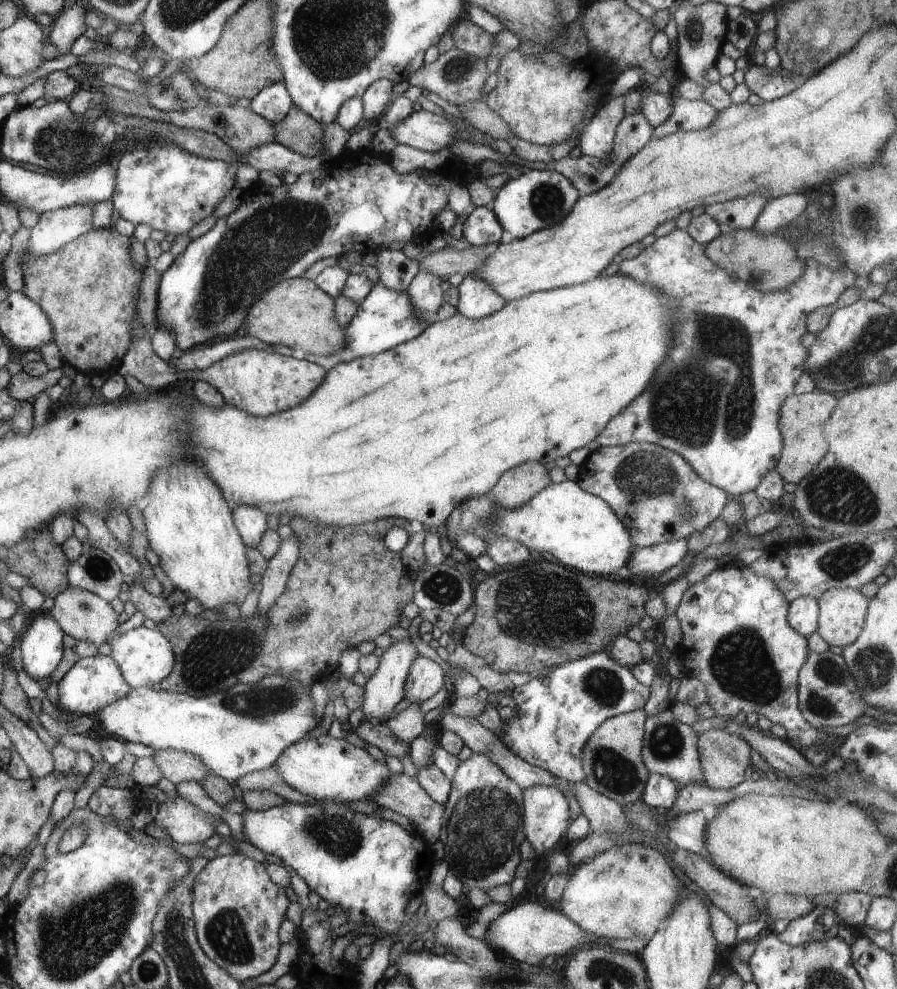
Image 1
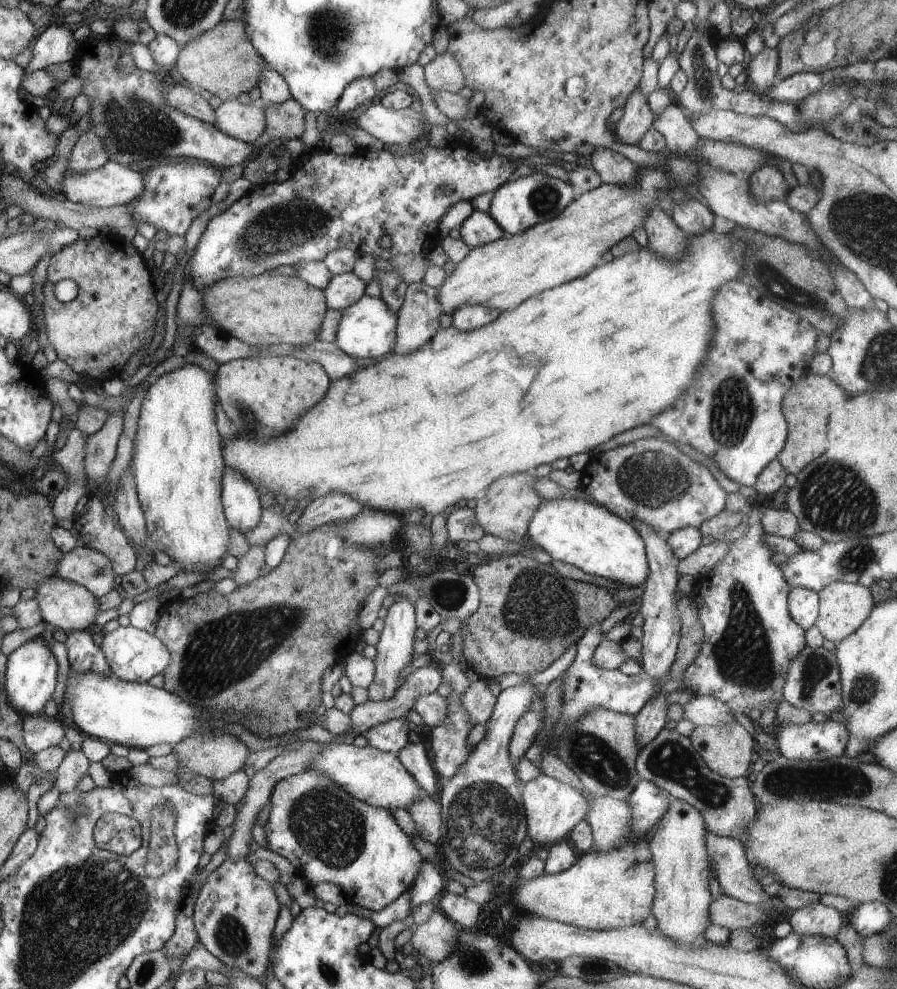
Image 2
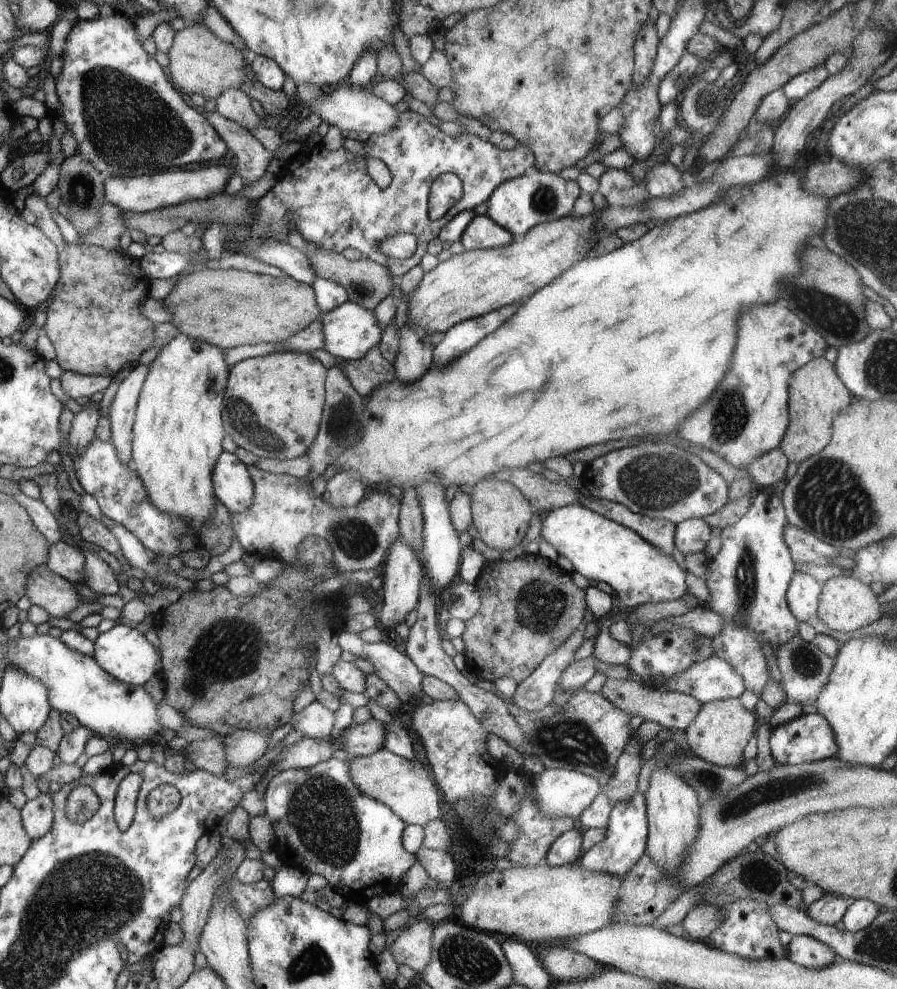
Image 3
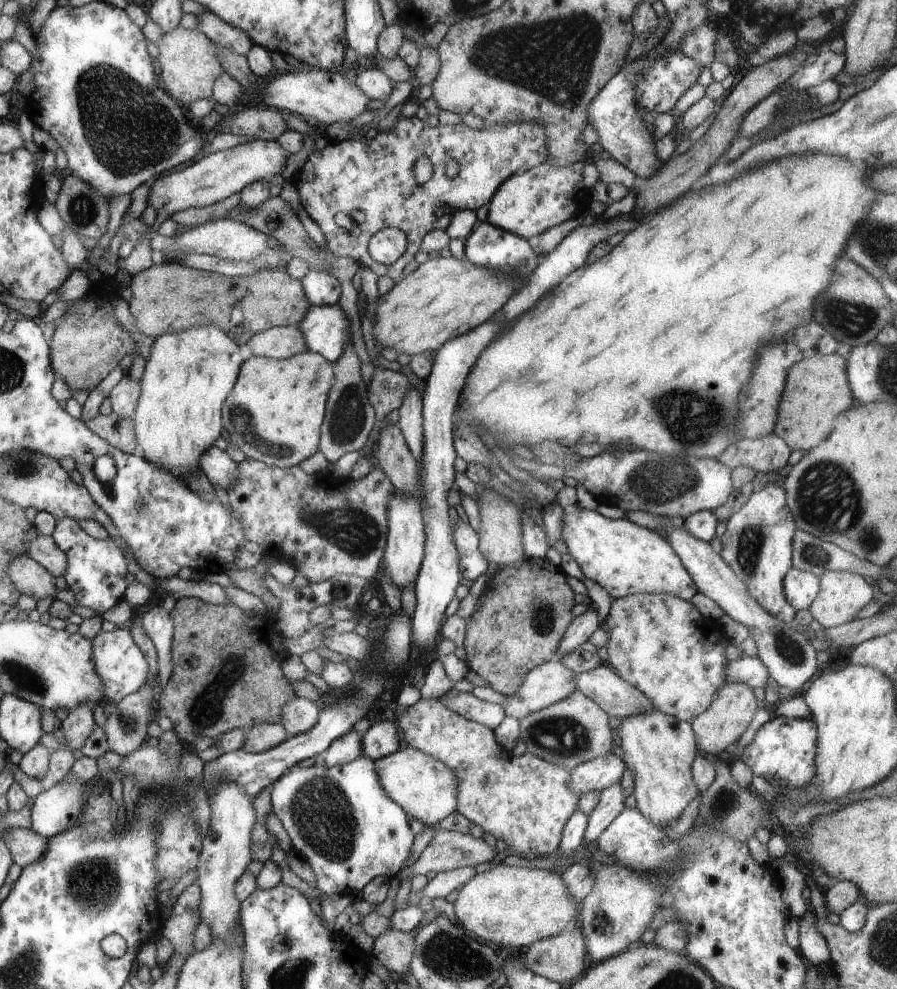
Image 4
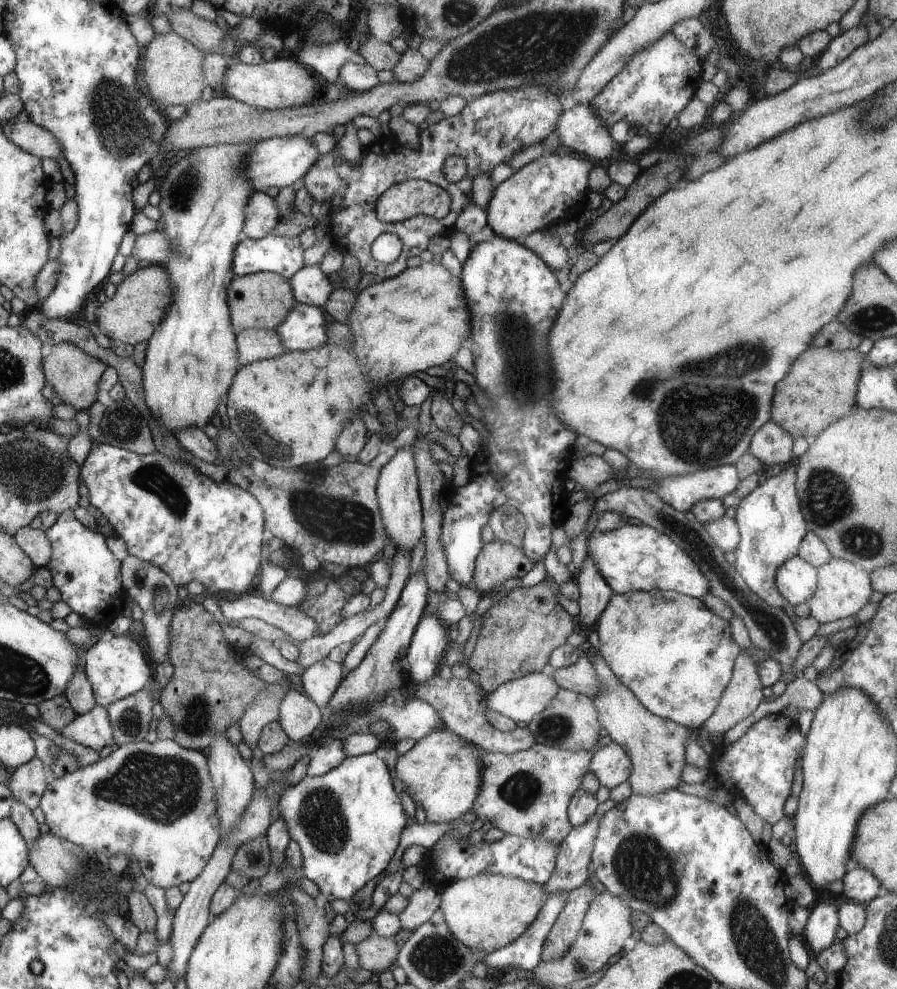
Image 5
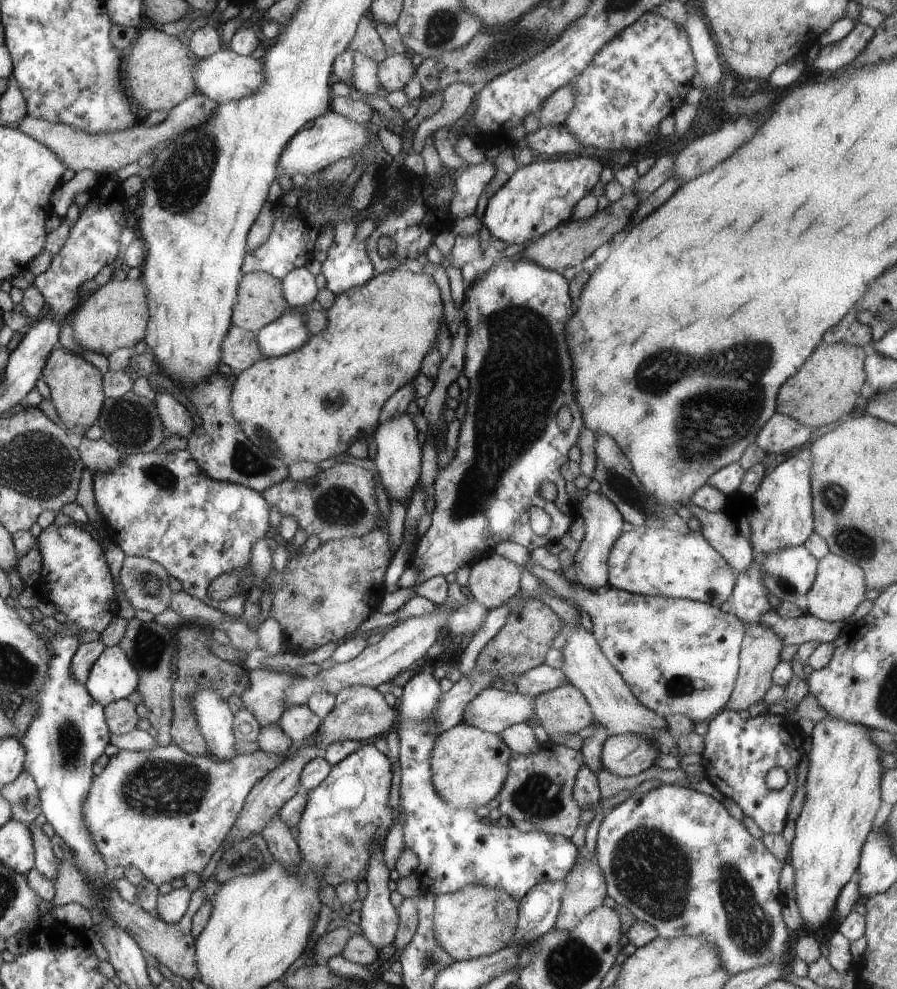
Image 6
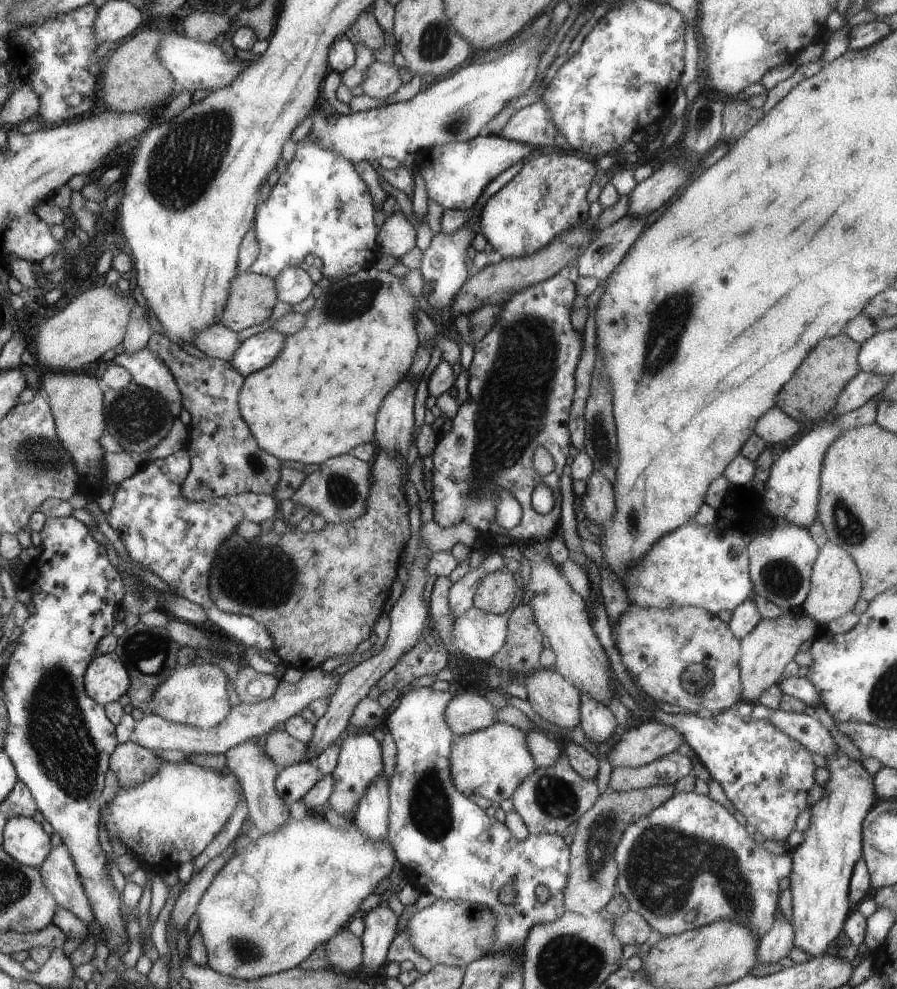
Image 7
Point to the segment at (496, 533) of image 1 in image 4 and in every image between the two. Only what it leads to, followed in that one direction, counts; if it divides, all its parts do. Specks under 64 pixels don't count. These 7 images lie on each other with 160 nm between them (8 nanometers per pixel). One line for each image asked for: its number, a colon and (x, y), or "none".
2: (587, 535)
3: (602, 550)
4: (625, 559)

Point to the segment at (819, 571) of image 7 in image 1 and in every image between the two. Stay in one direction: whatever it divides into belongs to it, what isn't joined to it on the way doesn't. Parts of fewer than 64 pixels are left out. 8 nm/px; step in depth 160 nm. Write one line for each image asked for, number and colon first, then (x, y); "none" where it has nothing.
1: (842, 612)
2: (843, 607)
3: (845, 604)
4: (842, 595)
5: (844, 589)
6: (839, 586)

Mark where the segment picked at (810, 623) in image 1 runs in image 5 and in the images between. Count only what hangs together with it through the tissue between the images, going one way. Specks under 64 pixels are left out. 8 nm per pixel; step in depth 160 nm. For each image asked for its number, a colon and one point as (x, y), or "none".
2: (803, 604)
3: (803, 593)
4: (800, 588)
5: (797, 581)

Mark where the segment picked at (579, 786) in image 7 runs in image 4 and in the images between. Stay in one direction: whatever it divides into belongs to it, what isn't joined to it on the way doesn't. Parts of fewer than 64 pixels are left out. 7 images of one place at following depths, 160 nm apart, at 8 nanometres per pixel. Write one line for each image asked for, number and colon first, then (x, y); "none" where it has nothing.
4: (525, 801)
5: (526, 794)
6: (537, 795)

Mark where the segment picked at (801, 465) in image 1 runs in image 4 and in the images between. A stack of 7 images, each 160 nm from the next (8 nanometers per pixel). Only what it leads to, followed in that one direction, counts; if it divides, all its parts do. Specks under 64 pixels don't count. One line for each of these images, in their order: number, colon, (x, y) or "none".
2: (806, 406)
3: (816, 394)
4: (816, 391)

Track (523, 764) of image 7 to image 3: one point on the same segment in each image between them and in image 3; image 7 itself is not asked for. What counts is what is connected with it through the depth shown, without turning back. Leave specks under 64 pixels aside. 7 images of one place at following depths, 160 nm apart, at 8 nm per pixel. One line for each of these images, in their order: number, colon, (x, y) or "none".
3: (405, 786)
4: (424, 787)
5: (443, 773)
6: (469, 765)

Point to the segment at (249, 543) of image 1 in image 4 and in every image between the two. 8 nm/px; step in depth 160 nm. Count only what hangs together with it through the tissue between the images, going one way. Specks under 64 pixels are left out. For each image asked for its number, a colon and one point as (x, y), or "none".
2: (242, 507)
3: (235, 489)
4: (220, 469)

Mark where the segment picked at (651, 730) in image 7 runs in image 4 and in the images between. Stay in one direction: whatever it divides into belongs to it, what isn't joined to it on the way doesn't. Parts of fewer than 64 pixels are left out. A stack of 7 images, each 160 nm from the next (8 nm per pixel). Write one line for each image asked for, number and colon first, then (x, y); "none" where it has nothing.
4: (608, 769)
5: (611, 765)
6: (624, 755)

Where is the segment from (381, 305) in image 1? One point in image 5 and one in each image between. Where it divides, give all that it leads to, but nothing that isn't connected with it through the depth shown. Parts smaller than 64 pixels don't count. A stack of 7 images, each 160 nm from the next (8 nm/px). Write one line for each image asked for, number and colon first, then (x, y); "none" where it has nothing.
2: (367, 329)
3: (351, 331)
4: (326, 329)
5: (304, 329)

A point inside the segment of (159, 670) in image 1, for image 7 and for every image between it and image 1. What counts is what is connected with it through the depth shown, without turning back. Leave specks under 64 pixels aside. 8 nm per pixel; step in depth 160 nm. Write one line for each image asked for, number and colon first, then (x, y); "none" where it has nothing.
2: (135, 655)
3: (124, 652)
4: (122, 664)
5: (116, 668)
6: (112, 677)
7: (106, 680)

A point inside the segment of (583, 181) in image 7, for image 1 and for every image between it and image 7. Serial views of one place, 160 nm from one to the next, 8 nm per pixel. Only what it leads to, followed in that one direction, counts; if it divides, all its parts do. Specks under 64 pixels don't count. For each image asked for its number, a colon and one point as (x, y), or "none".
1: (540, 199)
2: (516, 206)
3: (518, 204)
4: (527, 204)
5: (551, 189)
6: (538, 197)

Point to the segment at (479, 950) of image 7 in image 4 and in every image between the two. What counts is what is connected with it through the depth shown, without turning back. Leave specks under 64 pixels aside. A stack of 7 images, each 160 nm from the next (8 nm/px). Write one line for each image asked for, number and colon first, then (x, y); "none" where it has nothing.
4: (514, 906)
5: (486, 913)
6: (475, 921)

